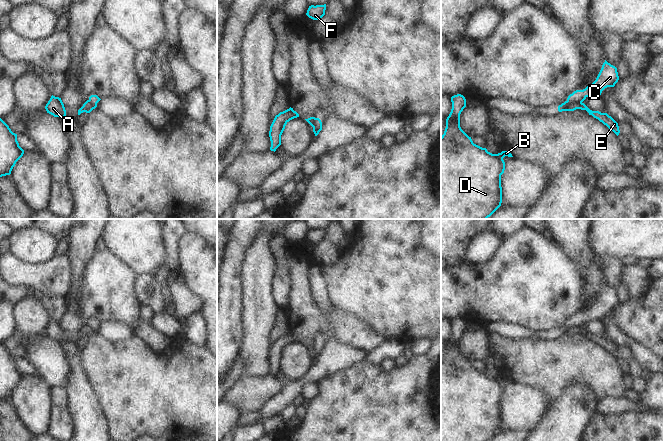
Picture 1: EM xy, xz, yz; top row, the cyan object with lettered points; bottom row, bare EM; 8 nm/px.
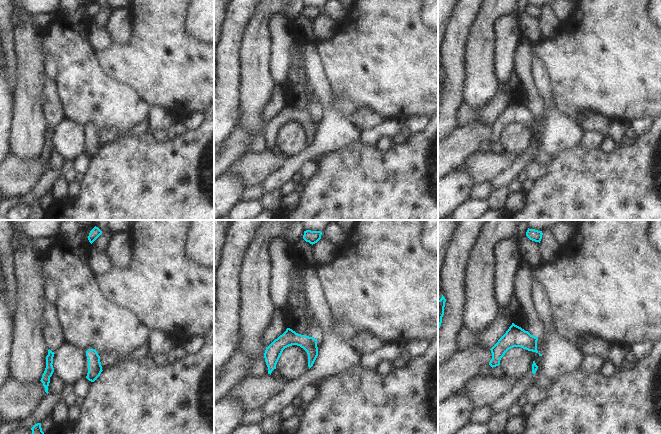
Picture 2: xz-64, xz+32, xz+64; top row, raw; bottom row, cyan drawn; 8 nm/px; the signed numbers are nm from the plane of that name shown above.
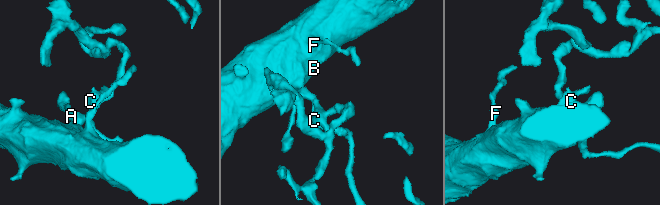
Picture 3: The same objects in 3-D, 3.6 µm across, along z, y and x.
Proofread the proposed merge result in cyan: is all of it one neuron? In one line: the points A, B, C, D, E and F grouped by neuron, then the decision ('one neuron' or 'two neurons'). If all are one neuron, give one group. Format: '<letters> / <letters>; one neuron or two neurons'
A B D E F / C; two neurons

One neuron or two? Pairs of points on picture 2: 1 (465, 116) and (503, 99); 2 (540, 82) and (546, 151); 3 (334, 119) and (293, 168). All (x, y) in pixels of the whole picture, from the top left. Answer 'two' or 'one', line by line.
1: one
2: one
3: one

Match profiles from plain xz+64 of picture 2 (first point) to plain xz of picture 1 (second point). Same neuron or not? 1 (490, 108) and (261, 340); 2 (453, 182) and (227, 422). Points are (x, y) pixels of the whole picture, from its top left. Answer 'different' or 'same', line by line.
1: different
2: same

